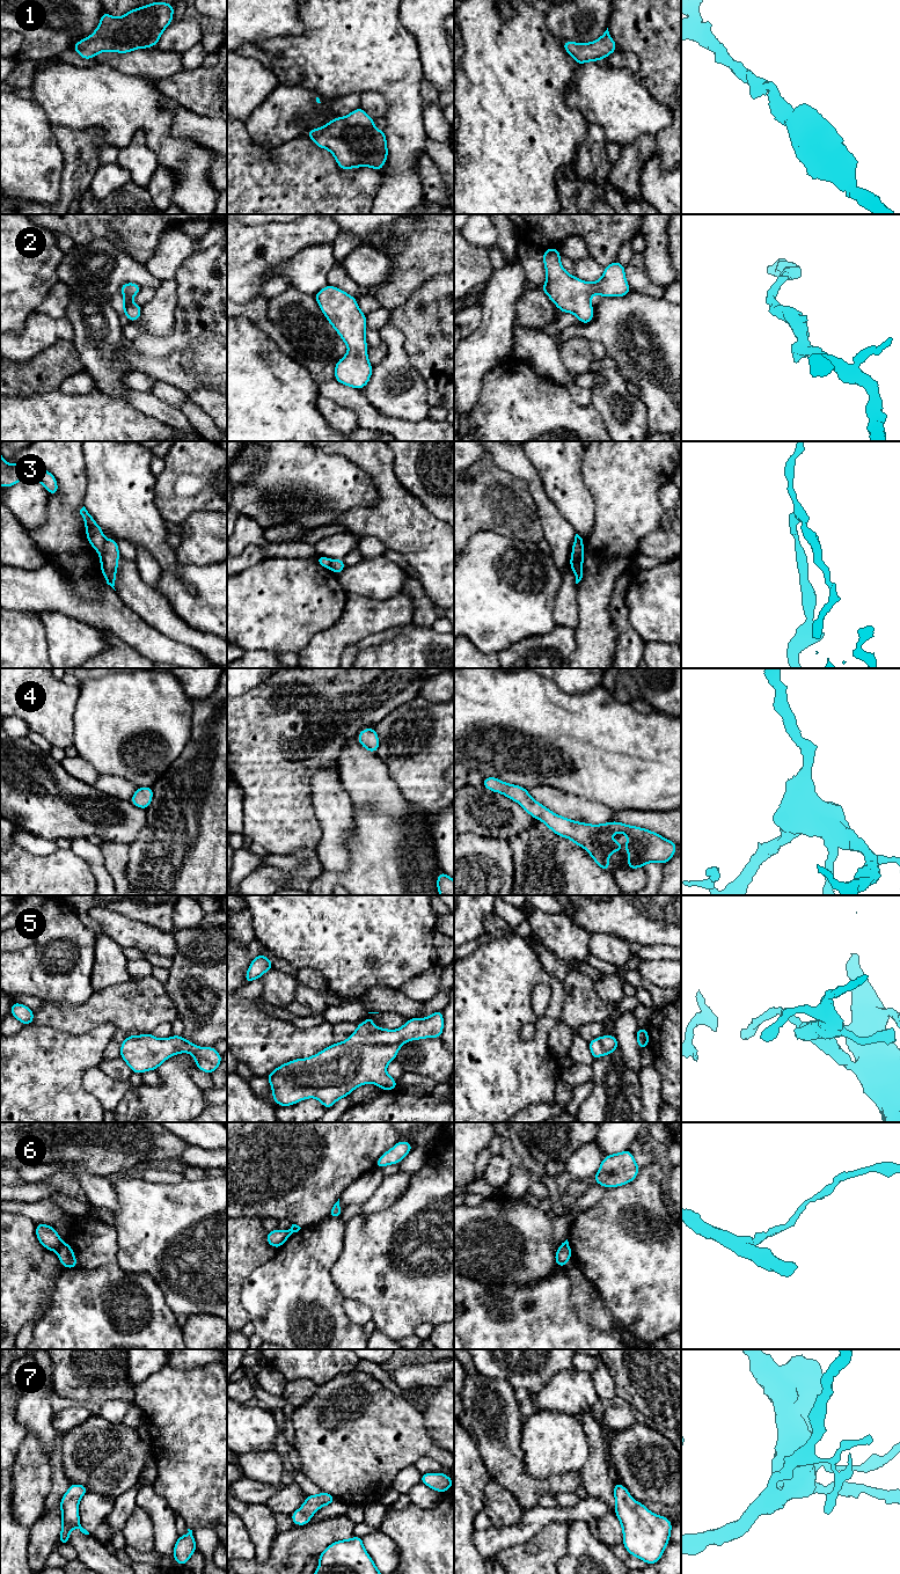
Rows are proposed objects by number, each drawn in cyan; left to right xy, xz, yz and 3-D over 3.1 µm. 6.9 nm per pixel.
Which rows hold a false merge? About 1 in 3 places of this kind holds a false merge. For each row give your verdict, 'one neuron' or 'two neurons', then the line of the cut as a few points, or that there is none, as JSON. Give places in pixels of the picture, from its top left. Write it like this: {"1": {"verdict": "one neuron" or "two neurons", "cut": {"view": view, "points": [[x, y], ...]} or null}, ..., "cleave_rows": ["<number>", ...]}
{"1": {"verdict": "one neuron", "cut": null}, "2": {"verdict": "one neuron", "cut": null}, "3": {"verdict": "two neurons", "cut": {"view": "xy", "points": [[105, 540], [99, 553]]}}, "4": {"verdict": "one neuron", "cut": null}, "5": {"verdict": "one neuron", "cut": null}, "6": {"verdict": "two neurons", "cut": {"view": "xy", "points": [[63, 1242], [57, 1251]]}}, "7": {"verdict": "one neuron", "cut": null}, "cleave_rows": ["3", "6"]}

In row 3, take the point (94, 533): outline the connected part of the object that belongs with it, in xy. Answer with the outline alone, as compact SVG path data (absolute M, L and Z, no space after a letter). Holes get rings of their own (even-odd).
M85 506L80 510L80 514L85 521L88 542L97 552L100 552L105 542L102 528L95 522L94 518L88 513Z

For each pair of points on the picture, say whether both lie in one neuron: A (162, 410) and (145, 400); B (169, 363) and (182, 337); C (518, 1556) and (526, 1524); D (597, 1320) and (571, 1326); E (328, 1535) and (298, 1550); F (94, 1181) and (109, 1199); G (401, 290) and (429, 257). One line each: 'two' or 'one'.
A: one
B: one
C: two
D: two
E: one
F: one
G: one

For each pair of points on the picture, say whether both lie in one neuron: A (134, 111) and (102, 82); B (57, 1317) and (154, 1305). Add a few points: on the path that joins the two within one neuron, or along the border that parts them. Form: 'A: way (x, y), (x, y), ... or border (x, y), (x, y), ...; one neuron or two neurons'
A: way (126, 104), (110, 90); one neuron
B: way (86, 1335), (136, 1335), (143, 1332); one neuron

